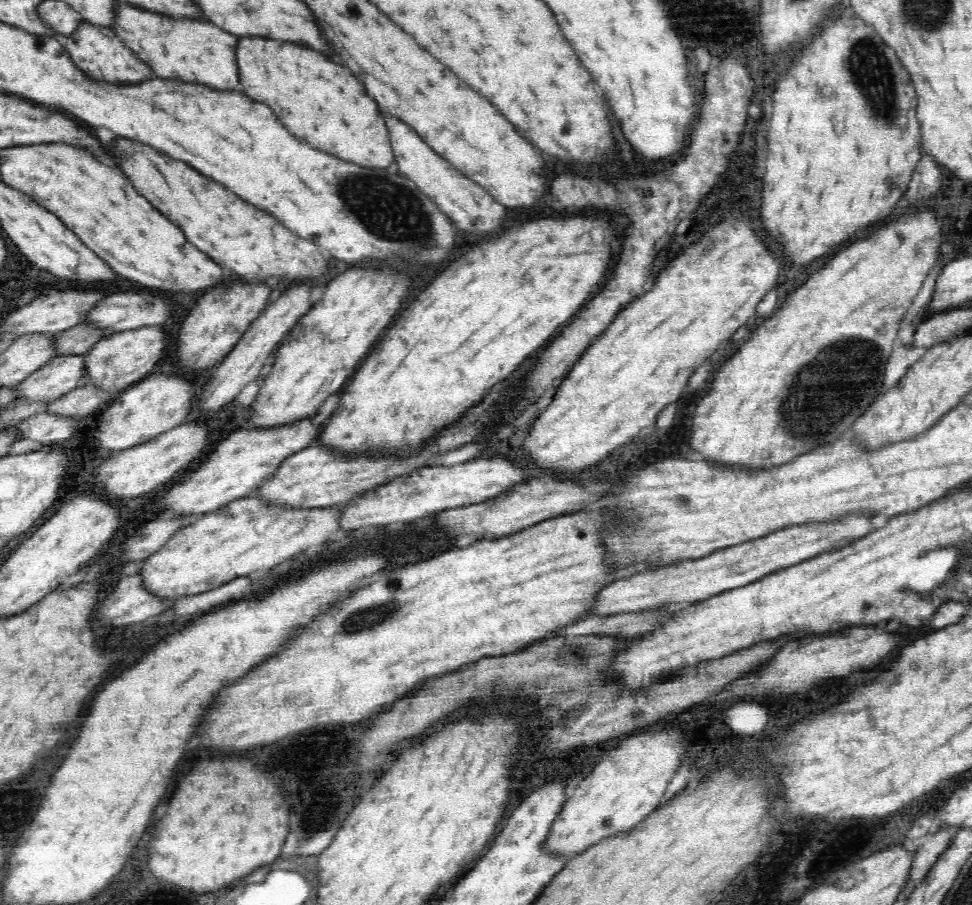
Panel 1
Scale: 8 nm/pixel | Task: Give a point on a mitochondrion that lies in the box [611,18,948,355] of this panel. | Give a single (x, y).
(872, 71)

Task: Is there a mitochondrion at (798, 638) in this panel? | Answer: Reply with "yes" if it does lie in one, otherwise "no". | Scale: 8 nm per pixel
no

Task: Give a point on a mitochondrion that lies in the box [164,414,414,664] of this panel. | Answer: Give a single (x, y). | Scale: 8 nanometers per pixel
(363, 621)

